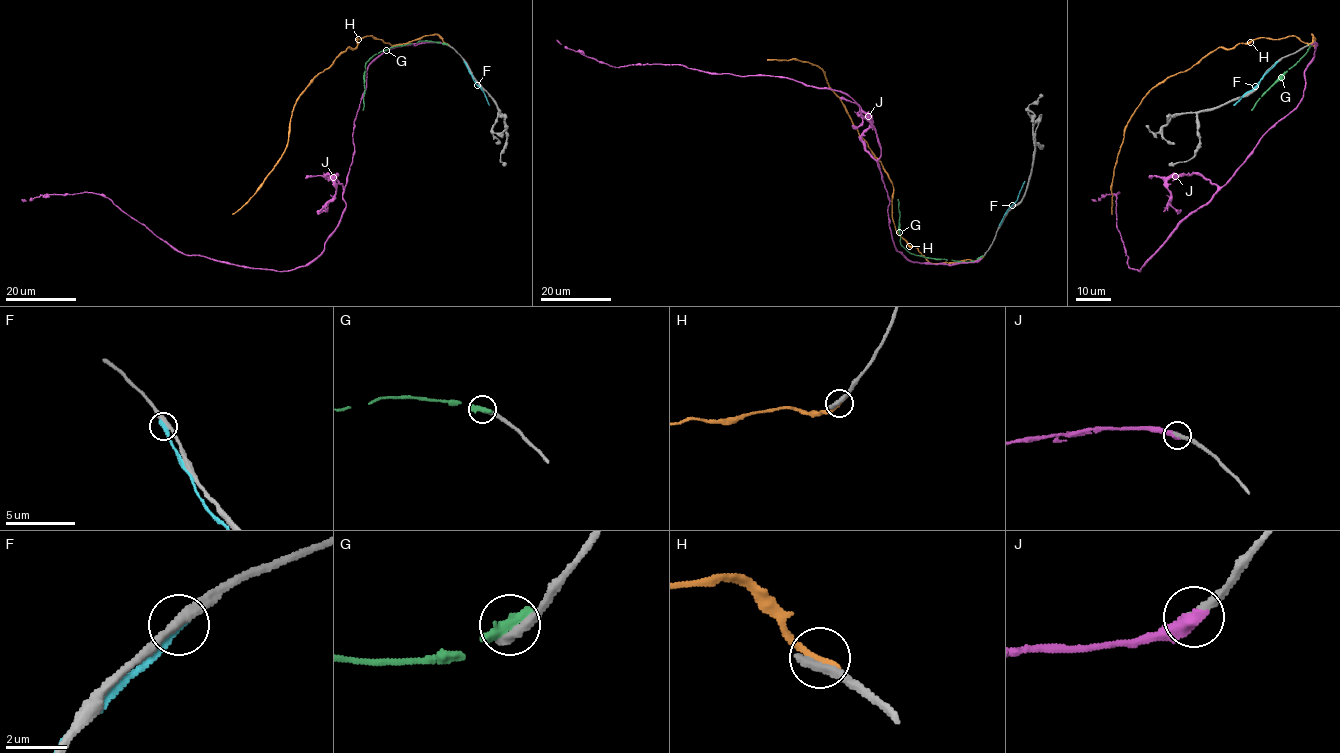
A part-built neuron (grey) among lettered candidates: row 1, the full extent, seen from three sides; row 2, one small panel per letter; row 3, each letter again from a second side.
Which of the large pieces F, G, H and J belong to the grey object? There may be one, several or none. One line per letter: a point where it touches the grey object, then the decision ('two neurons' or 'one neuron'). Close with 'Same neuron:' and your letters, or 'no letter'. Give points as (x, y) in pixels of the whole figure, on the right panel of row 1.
F: meets grey at (1276, 63); two neurons
G: meets grey at (1309, 44); two neurons
H: meets grey at (1310, 43); two neurons
J: meets grey at (1311, 44); one neuron
Same neuron: J

